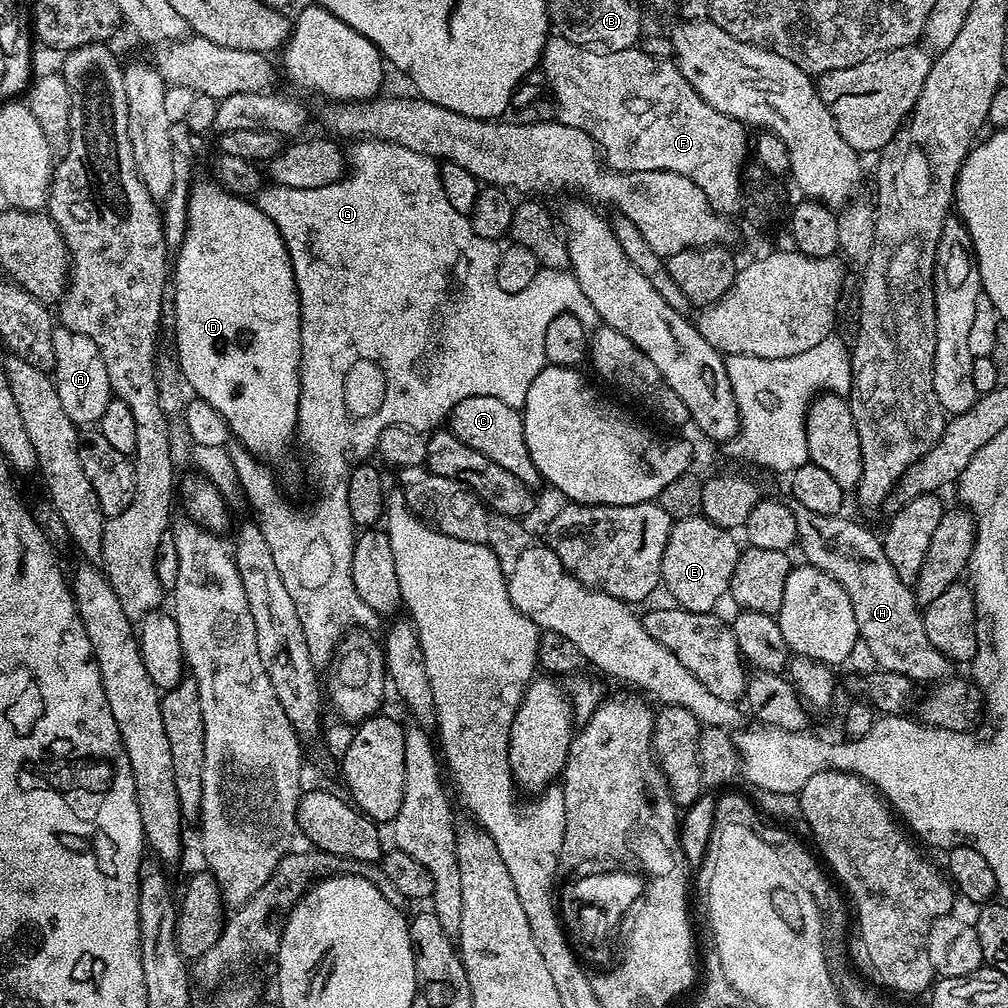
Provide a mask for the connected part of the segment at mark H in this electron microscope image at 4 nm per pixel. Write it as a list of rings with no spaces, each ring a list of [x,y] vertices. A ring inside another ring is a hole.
[[[797,503],[791,505],[791,510],[798,526],[796,539],[798,548],[804,551],[803,559],[833,576],[842,590],[850,594],[854,622],[858,622],[860,639],[870,646],[870,654],[874,654],[876,668],[902,674],[917,683],[949,679],[953,675],[953,663],[931,646],[915,593],[898,578],[898,570],[890,566],[883,539],[858,521],[847,520],[844,514],[814,514],[814,510],[806,510],[806,506]]]

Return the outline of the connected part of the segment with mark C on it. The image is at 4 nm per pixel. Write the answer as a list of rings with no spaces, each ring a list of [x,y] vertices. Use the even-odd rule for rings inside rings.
[[[489,396],[462,398],[462,402],[458,402],[458,406],[454,406],[454,410],[449,414],[446,428],[447,431],[454,434],[454,438],[458,438],[458,442],[464,442],[466,446],[478,450],[478,454],[486,454],[486,458],[490,458],[490,462],[498,462],[498,466],[502,466],[502,470],[510,470],[510,474],[514,474],[514,478],[521,480],[527,488],[535,489],[541,483],[540,471],[534,466],[524,445],[523,415],[517,409],[506,406],[506,402]]]

